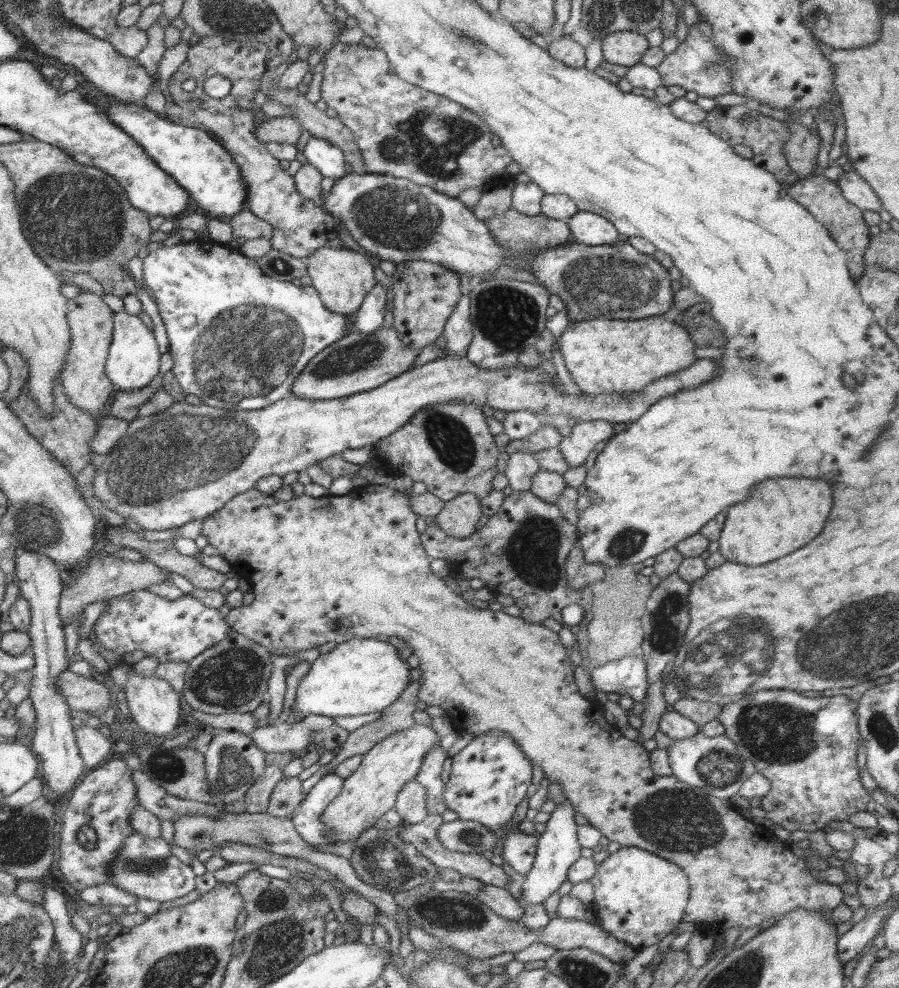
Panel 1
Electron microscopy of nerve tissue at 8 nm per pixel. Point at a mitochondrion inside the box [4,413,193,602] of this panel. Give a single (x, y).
(36, 520)

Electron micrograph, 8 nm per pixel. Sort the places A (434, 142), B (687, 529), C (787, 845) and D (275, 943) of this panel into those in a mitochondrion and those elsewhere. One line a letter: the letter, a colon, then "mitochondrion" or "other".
A: mitochondrion
B: other
C: other
D: mitochondrion

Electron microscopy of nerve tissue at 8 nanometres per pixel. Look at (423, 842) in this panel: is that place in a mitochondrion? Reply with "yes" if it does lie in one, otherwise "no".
yes

